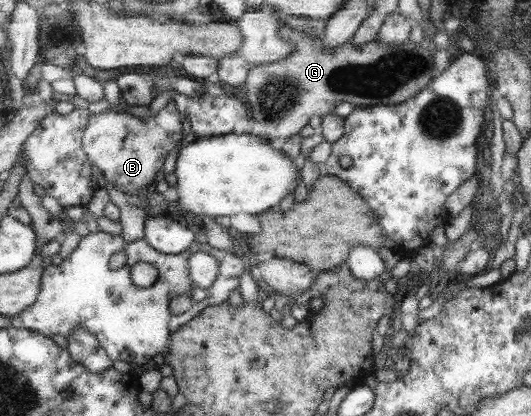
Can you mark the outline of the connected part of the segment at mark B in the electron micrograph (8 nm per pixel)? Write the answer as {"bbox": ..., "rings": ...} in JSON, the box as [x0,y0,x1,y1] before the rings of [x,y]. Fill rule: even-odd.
{"bbox":[80,98,181,217],"rings":[[[174,98],[163,108],[149,112],[145,117],[138,118],[126,111],[105,110],[99,114],[86,115],[84,132],[80,140],[85,160],[97,166],[105,184],[117,188],[126,195],[137,194],[145,190],[145,212],[147,217],[160,215],[171,202],[155,191],[155,174],[161,170],[161,165],[168,152],[177,148],[181,140],[181,116]]]}

